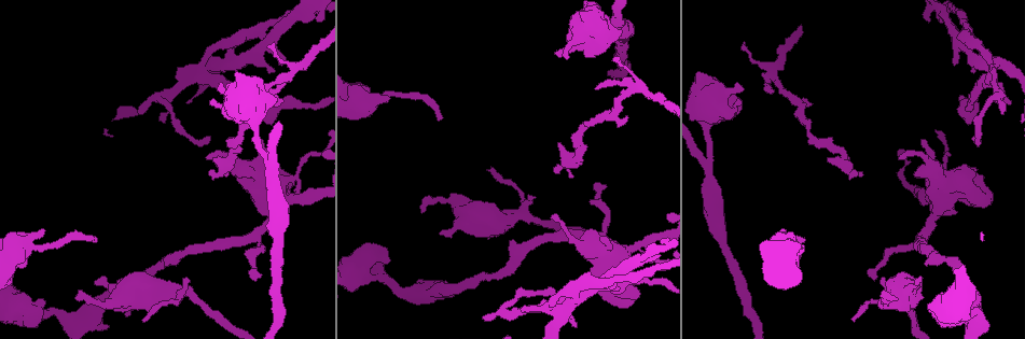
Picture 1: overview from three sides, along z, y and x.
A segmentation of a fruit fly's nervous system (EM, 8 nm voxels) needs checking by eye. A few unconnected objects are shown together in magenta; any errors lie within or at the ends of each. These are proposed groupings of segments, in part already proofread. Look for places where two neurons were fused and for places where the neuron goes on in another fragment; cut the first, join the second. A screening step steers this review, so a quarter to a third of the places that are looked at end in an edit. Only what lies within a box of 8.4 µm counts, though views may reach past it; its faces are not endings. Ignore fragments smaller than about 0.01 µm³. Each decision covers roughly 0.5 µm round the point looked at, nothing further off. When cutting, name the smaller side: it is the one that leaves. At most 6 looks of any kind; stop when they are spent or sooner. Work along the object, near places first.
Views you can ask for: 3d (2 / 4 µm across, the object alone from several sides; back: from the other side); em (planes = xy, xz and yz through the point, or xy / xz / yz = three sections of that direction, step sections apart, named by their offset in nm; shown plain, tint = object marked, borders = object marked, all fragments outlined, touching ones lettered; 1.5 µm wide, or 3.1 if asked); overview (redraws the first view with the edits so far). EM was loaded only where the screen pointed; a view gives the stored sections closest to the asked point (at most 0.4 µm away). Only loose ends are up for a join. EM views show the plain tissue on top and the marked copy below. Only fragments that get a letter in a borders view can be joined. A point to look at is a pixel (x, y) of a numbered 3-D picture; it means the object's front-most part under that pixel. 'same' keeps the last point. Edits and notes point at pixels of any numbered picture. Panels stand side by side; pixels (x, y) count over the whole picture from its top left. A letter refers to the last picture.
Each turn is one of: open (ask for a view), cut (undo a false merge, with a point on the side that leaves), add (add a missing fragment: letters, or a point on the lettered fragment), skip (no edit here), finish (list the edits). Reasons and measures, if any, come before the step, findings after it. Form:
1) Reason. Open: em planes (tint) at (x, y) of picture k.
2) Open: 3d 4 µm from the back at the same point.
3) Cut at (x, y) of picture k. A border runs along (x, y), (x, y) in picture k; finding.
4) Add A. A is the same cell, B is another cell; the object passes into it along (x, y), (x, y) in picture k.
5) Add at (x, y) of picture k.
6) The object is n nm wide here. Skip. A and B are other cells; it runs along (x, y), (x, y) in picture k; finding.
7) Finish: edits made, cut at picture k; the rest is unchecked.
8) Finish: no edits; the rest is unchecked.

Thin end. Open: 3d 4 µm at (440, 118) of picture 1.

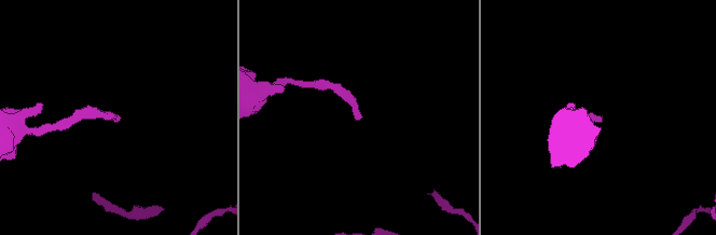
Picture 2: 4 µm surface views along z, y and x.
Open: em planes (borders) at (114, 121) of picture 2.

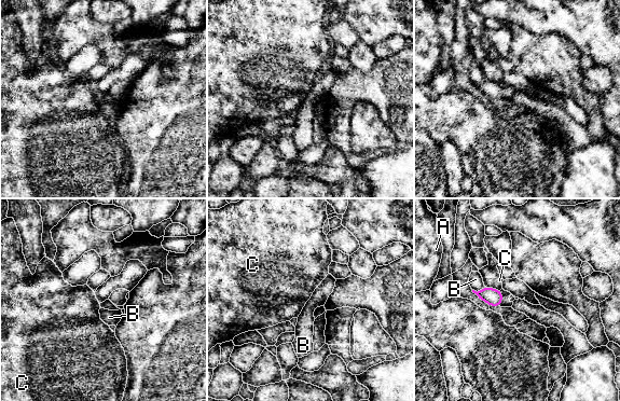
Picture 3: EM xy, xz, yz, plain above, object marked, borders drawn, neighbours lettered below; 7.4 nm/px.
The object is 120 nm wide here. Skip. A, B and C are other cells; a border runs along (485, 286), (499, 290) in picture 3; no lettered fragment goes on from it.

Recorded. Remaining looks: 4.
Open: em planes (borders) at (443, 288) of picture 1.

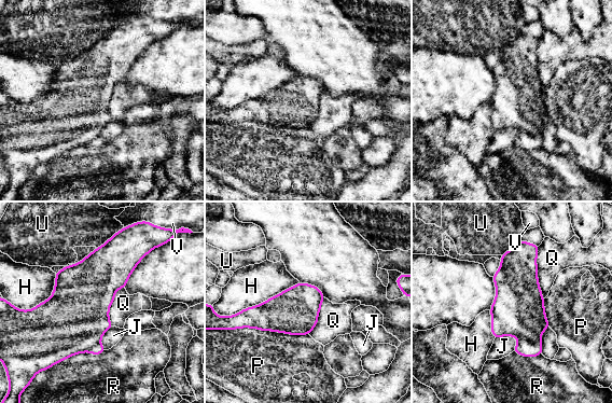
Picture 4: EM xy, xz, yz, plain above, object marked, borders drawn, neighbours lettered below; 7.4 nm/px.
The object is 340 nm wide here. Skip. H, J, P, Q, R, U and V are other cells; a border runs along (538, 246), (537, 280), (543, 300) in picture 4; one neuron here.

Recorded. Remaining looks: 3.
Three arms meet. Open: em yz step 8 (borders) at (271, 164) of picture 1.

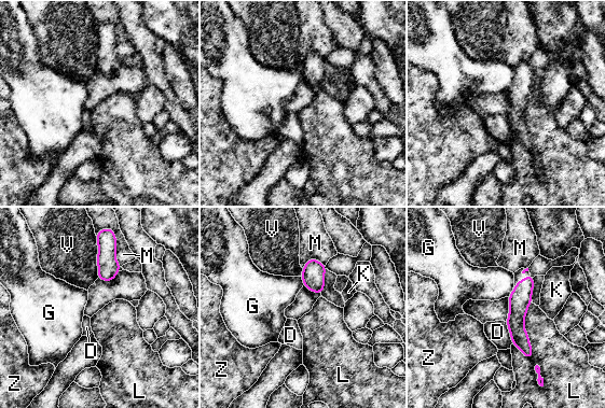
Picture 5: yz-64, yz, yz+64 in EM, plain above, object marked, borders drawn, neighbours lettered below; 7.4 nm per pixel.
The object is 160 nm wide here. Skip. D, G, K, L, M, V and Z are other cells; a border runs along (506, 321), (512, 343) in picture 5; continuous, no second neuron.

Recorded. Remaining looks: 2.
Finish: no edits; the rest is unchecked.

